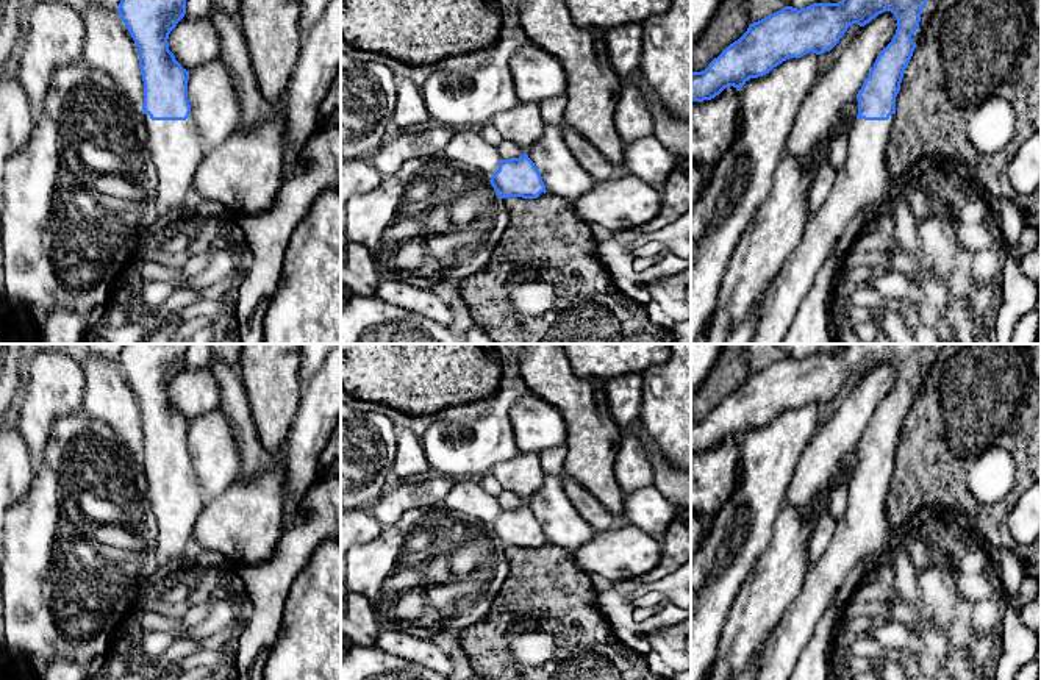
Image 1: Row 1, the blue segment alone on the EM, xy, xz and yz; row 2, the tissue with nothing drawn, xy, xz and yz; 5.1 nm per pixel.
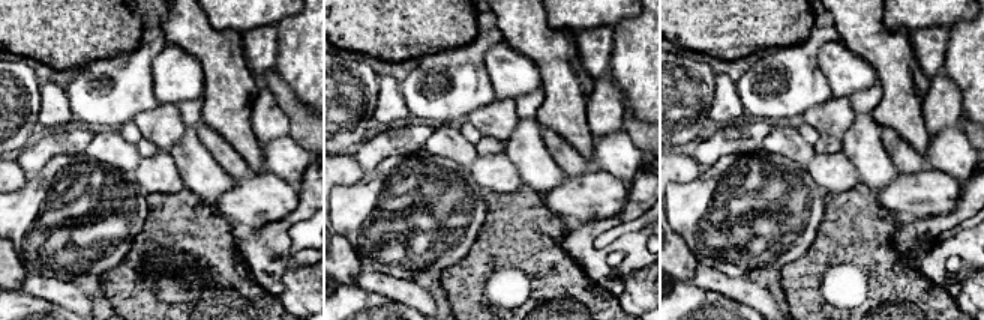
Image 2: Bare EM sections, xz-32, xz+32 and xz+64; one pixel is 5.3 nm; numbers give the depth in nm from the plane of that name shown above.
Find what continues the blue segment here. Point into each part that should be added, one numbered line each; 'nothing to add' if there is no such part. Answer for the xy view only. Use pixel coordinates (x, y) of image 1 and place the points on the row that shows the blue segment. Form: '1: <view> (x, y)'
1: xy (175, 147)

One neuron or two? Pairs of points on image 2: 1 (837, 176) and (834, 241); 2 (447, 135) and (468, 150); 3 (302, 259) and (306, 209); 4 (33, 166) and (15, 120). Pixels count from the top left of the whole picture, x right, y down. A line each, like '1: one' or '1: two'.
1: two
2: one
3: one
4: two

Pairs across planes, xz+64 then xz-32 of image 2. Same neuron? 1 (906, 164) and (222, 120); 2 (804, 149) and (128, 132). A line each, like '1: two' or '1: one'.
1: two
2: two

